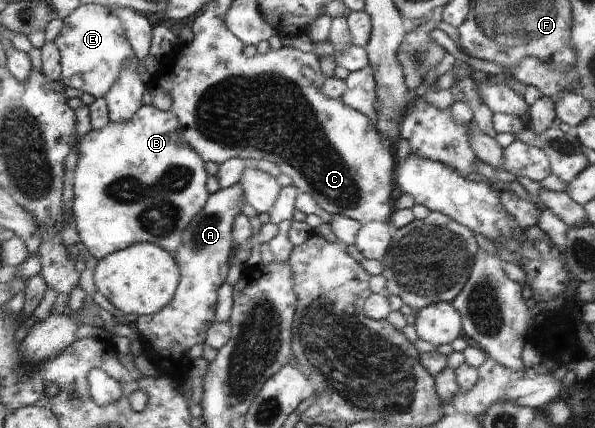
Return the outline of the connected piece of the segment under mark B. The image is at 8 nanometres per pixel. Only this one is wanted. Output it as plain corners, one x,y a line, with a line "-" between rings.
141,105
129,122
107,122
101,130
86,133
78,141
78,160
73,182
72,215
85,251
95,260
135,243
153,242
175,255
181,246
181,234
205,206
209,198
207,171
199,154
181,140
181,126
172,110
161,111
153,105

